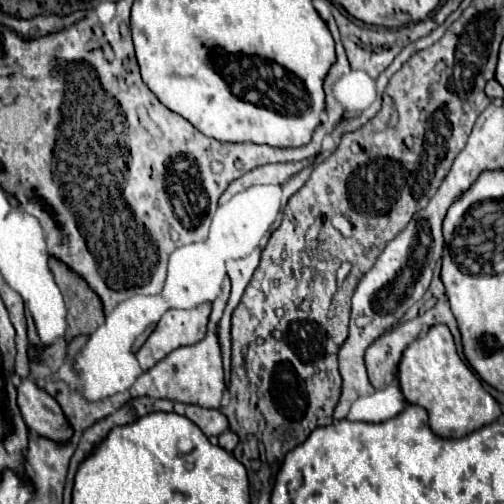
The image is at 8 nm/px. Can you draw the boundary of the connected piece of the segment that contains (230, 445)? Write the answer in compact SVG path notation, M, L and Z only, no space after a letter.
M224 431L220 437L218 437L218 443L222 449L226 451L234 451L234 447L238 445L238 435L234 431Z

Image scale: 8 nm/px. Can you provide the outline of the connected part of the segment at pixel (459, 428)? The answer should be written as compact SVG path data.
M446 325L430 327L424 337L418 337L404 351L398 365L398 383L408 403L416 403L428 411L428 423L440 437L464 437L488 423L494 423L502 415L498 401L460 359L456 341Z

